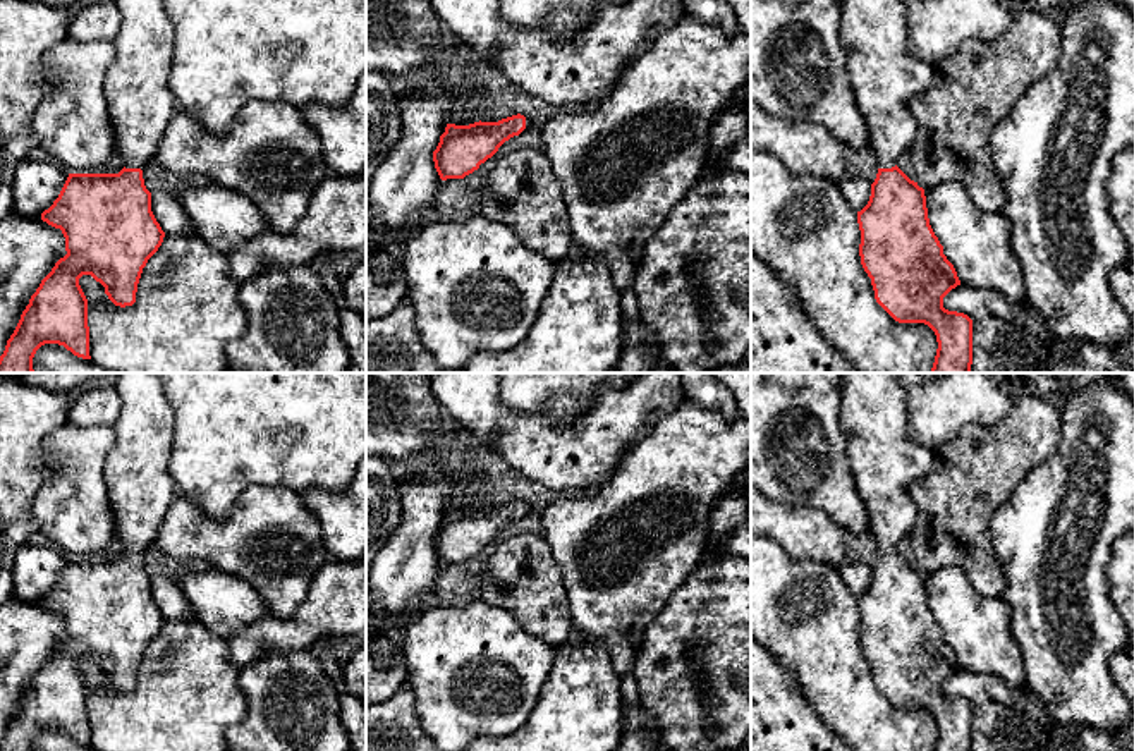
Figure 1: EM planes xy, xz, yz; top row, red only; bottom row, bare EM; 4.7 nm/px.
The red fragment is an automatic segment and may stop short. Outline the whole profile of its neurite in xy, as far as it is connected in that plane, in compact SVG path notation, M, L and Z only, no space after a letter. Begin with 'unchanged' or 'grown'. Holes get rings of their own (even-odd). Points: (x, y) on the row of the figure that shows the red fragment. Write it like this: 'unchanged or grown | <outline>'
grown | M115 0L115 3L122 22L113 40L117 53L107 69L103 93L124 168L119 174L69 174L58 198L41 213L43 222L62 230L67 254L31 296L0 356L0 373L34 373L33 357L45 344L58 344L77 357L91 359L88 299L79 278L91 275L105 287L115 306L132 306L143 268L165 237L151 211L151 192L144 186L143 168L155 156L163 131L177 110L170 89L175 31L163 0Z

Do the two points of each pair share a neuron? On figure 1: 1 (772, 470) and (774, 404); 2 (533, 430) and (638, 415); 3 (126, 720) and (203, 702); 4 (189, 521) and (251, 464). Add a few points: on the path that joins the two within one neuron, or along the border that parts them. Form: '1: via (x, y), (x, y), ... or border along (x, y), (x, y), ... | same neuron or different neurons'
1: via (775, 454), (774, 420) | same neuron
2: via (559, 437), (591, 437), (612, 421) | same neuron
3: via (145, 720), (170, 720), (184, 707) | same neuron
4: border along (177, 490), (219, 519), (239, 497) | different neurons

